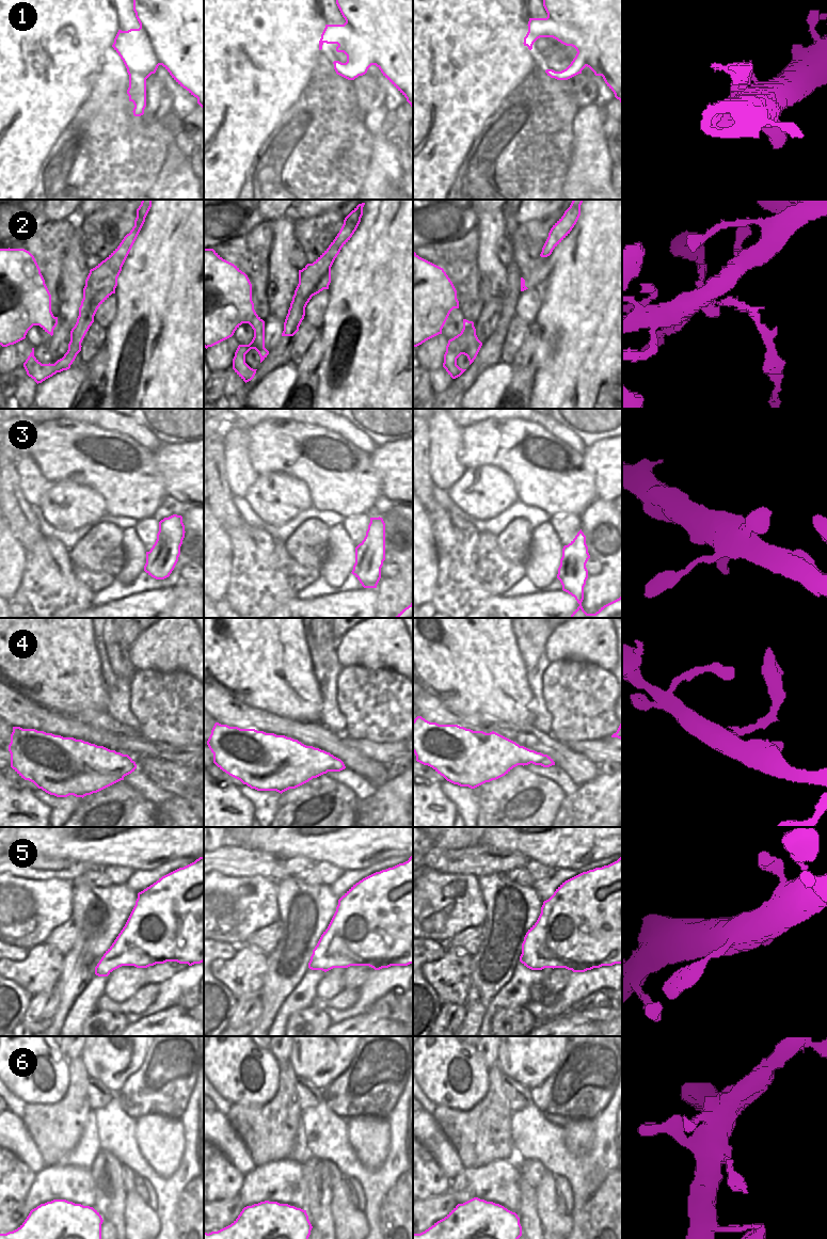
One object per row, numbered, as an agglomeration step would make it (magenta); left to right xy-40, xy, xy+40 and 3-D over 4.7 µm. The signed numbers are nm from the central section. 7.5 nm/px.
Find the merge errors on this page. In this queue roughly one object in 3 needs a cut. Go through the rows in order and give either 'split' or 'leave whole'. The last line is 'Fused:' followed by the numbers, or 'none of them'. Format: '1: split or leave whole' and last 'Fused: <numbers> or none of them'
1: split
2: split
3: leave whole
4: leave whole
5: leave whole
6: leave whole
Fused: 1, 2

